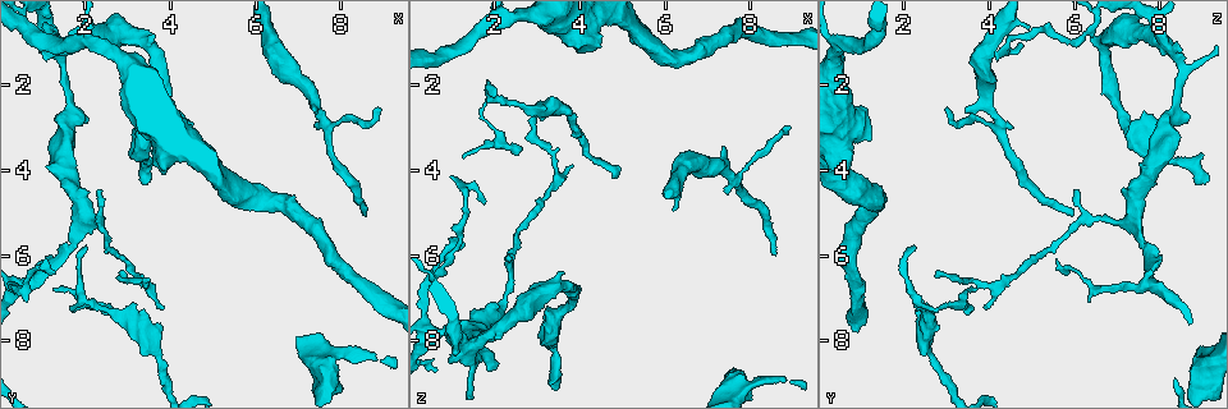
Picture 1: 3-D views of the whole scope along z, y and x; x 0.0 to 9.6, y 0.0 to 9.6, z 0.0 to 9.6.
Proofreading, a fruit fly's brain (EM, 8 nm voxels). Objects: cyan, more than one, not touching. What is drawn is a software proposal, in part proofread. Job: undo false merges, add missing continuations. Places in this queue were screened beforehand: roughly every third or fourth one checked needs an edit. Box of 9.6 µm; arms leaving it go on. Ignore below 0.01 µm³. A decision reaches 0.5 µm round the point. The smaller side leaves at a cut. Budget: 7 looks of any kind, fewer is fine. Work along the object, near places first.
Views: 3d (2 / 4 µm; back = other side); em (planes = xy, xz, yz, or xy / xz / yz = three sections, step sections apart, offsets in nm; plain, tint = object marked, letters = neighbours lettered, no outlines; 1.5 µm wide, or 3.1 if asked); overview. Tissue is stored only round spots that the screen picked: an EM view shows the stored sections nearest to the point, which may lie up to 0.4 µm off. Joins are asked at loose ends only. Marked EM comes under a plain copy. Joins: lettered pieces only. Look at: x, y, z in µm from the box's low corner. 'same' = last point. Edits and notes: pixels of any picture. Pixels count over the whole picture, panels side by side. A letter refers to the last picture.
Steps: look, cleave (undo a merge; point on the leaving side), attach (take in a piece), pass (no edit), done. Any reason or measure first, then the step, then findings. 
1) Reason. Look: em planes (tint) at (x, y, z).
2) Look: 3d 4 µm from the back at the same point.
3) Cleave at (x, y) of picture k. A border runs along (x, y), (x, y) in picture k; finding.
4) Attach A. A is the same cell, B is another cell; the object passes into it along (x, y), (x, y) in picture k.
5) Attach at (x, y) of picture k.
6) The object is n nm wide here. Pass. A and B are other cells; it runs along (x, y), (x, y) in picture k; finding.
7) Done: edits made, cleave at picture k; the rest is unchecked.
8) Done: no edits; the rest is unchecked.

Stops while still wide. Look: 3d 2 µm at (6.15, 0.65, 4.95).

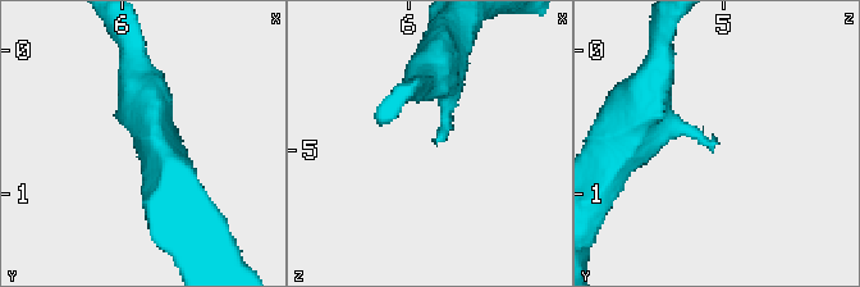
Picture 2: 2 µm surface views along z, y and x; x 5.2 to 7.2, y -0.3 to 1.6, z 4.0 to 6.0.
Look: em xy step 8 (letters) at (6.18, 0.66, 4.92).

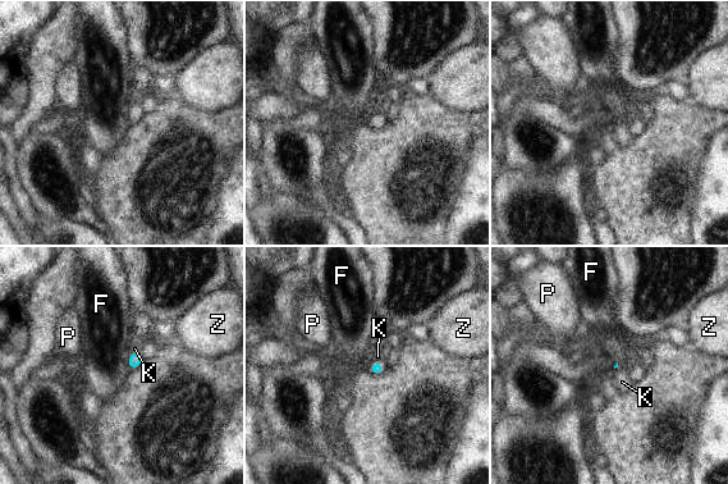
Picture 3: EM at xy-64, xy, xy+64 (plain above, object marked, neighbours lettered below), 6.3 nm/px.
Attach K. K is the same cell, F, P and Z are other cells; the object passes into it along (376, 368), (375, 362), (378, 356) in picture 3; it goes on there.

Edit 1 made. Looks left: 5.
An open end. Look: em planes (letters) at (2.85, 6.40, 2.80).

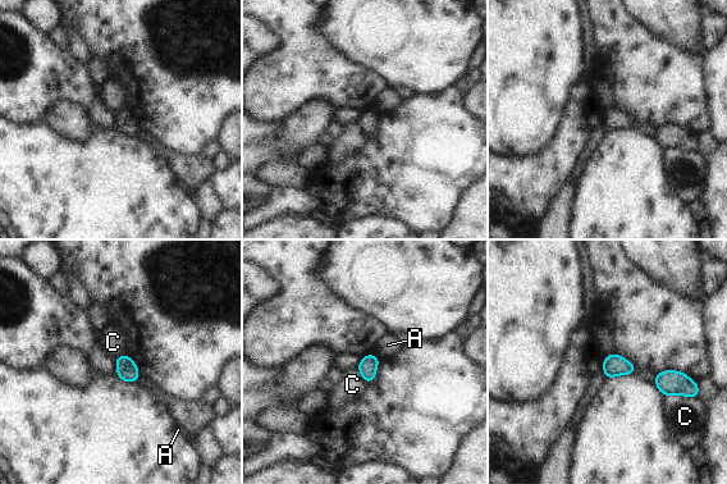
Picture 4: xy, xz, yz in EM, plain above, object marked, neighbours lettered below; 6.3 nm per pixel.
Pass. A and C are other cells; a border runs along (663, 395), (684, 395), (693, 398) in picture 4; no lettered piece goes on from it.

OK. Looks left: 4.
Redraw. Look: overview.

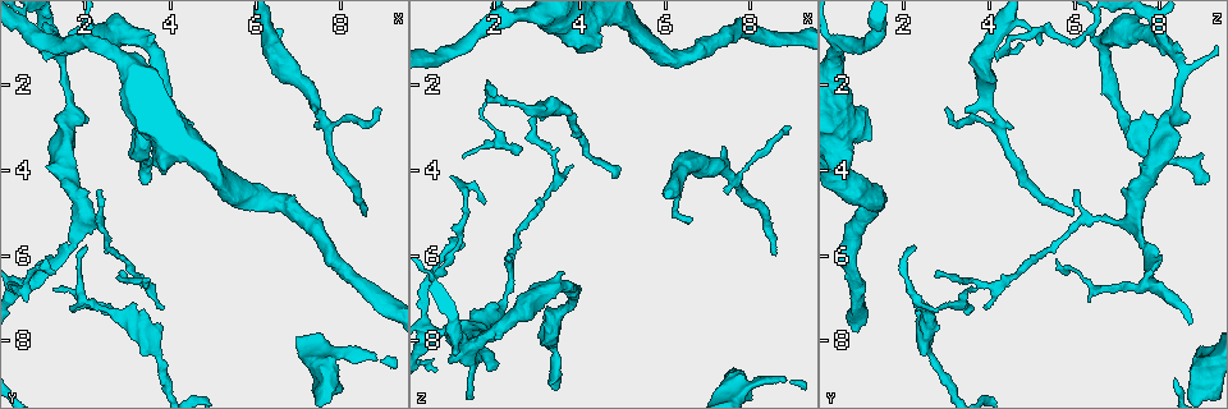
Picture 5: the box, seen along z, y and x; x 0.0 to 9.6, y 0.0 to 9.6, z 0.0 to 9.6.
Free end. Look: 3d 4 µm from the back at (1.10, 6.05, 5.65).

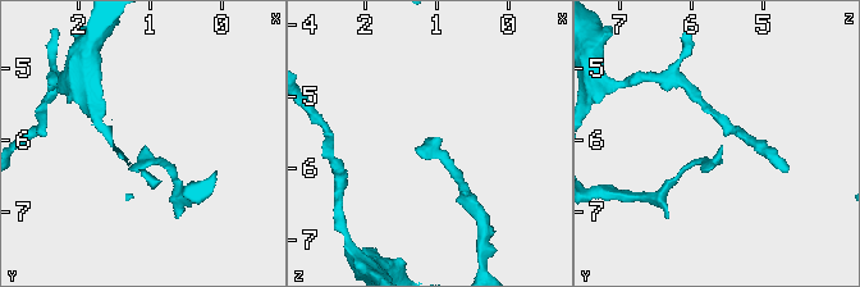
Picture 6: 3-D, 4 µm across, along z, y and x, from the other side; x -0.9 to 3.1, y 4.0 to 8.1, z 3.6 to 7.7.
Look: em yz step 4 (letters) at (1.05, 6.05, 5.60).

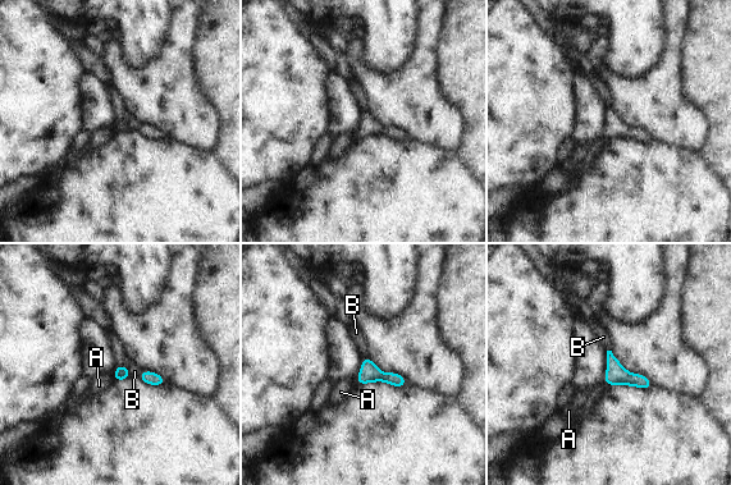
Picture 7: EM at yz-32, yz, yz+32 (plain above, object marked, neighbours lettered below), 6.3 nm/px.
Another direction. Look: em planes (letters) at the same point.

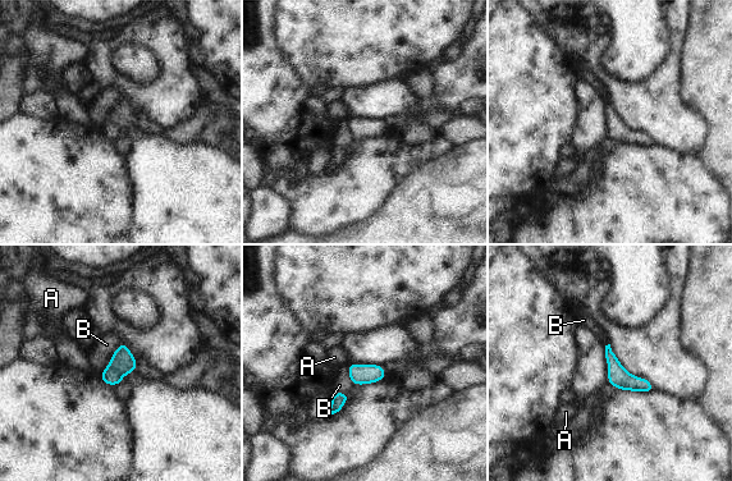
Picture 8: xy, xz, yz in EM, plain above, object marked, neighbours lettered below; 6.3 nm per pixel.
The object is 80 nm wide here. Pass. A and B are other cells; it runs along (608, 351), (630, 383), (648, 389) in picture 8; none of them fits.

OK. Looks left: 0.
Done: edits made, attach at picture 3; the rest is unchecked.

